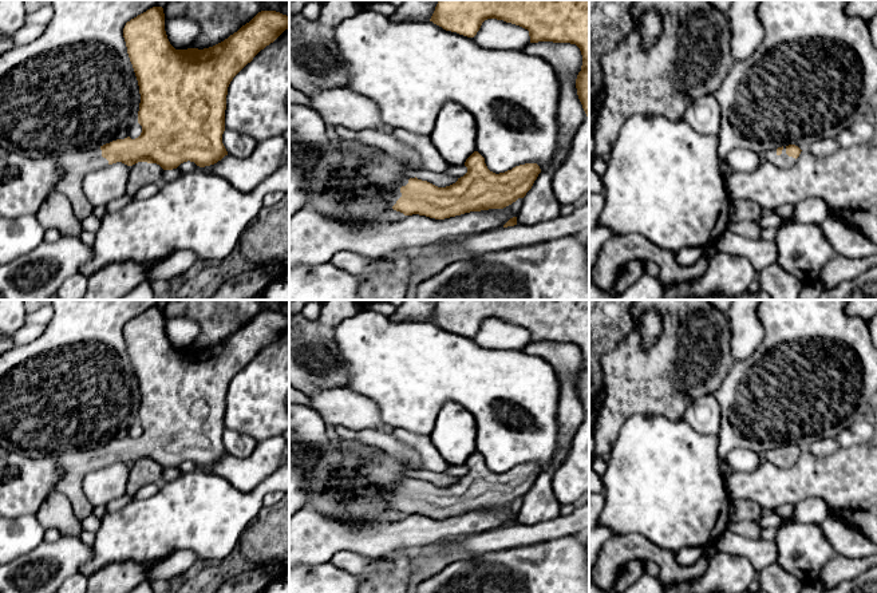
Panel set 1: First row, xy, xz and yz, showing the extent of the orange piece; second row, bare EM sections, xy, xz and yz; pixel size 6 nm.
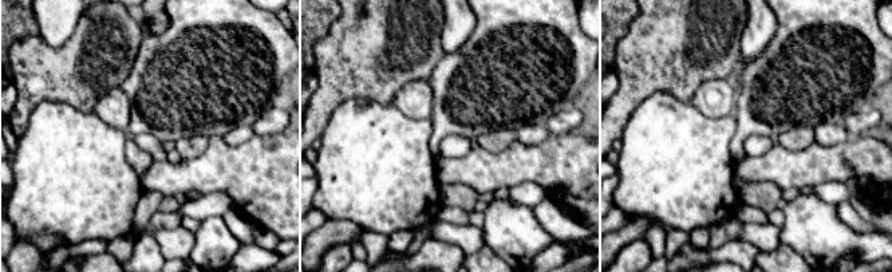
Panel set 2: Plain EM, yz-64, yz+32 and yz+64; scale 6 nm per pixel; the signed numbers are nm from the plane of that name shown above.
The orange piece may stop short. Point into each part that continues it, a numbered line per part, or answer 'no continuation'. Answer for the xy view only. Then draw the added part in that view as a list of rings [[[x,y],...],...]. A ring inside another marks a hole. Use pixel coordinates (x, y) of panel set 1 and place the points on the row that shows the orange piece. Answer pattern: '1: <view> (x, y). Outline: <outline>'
1: xy (75, 163). Outline: [[[100,147],[71,150],[58,157],[58,161],[62,175],[55,191],[68,198],[78,222],[82,224],[94,209],[82,193],[82,179],[87,173],[108,166],[108,161],[102,157]]]

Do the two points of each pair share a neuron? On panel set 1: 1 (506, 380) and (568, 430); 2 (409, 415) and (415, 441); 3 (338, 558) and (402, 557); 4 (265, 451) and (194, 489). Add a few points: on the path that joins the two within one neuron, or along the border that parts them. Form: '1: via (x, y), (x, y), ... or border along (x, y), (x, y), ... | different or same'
1: border along (560, 391), (559, 449), (554, 453) | different
2: border along (392, 427), (429, 435) | different
3: via (354, 562), (359, 565), (386, 565) | same
4: border along (197, 467), (222, 475), (237, 487), (248, 490) | different

